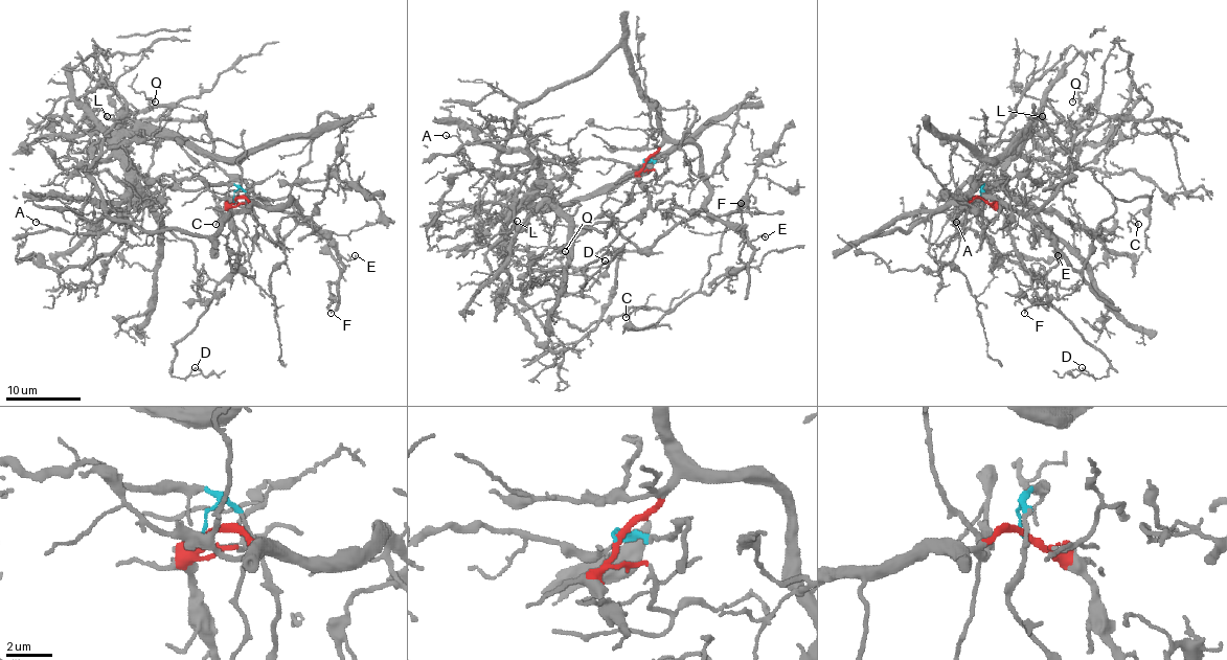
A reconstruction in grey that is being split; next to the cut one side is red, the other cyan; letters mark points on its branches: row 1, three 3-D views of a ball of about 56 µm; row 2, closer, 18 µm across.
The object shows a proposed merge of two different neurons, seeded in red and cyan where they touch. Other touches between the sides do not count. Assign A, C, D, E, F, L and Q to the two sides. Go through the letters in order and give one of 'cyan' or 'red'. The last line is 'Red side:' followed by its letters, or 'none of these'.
A: cyan
C: red
D: red
E: red
F: red
L: cyan
Q: cyan
Red side: C, D, E, F

